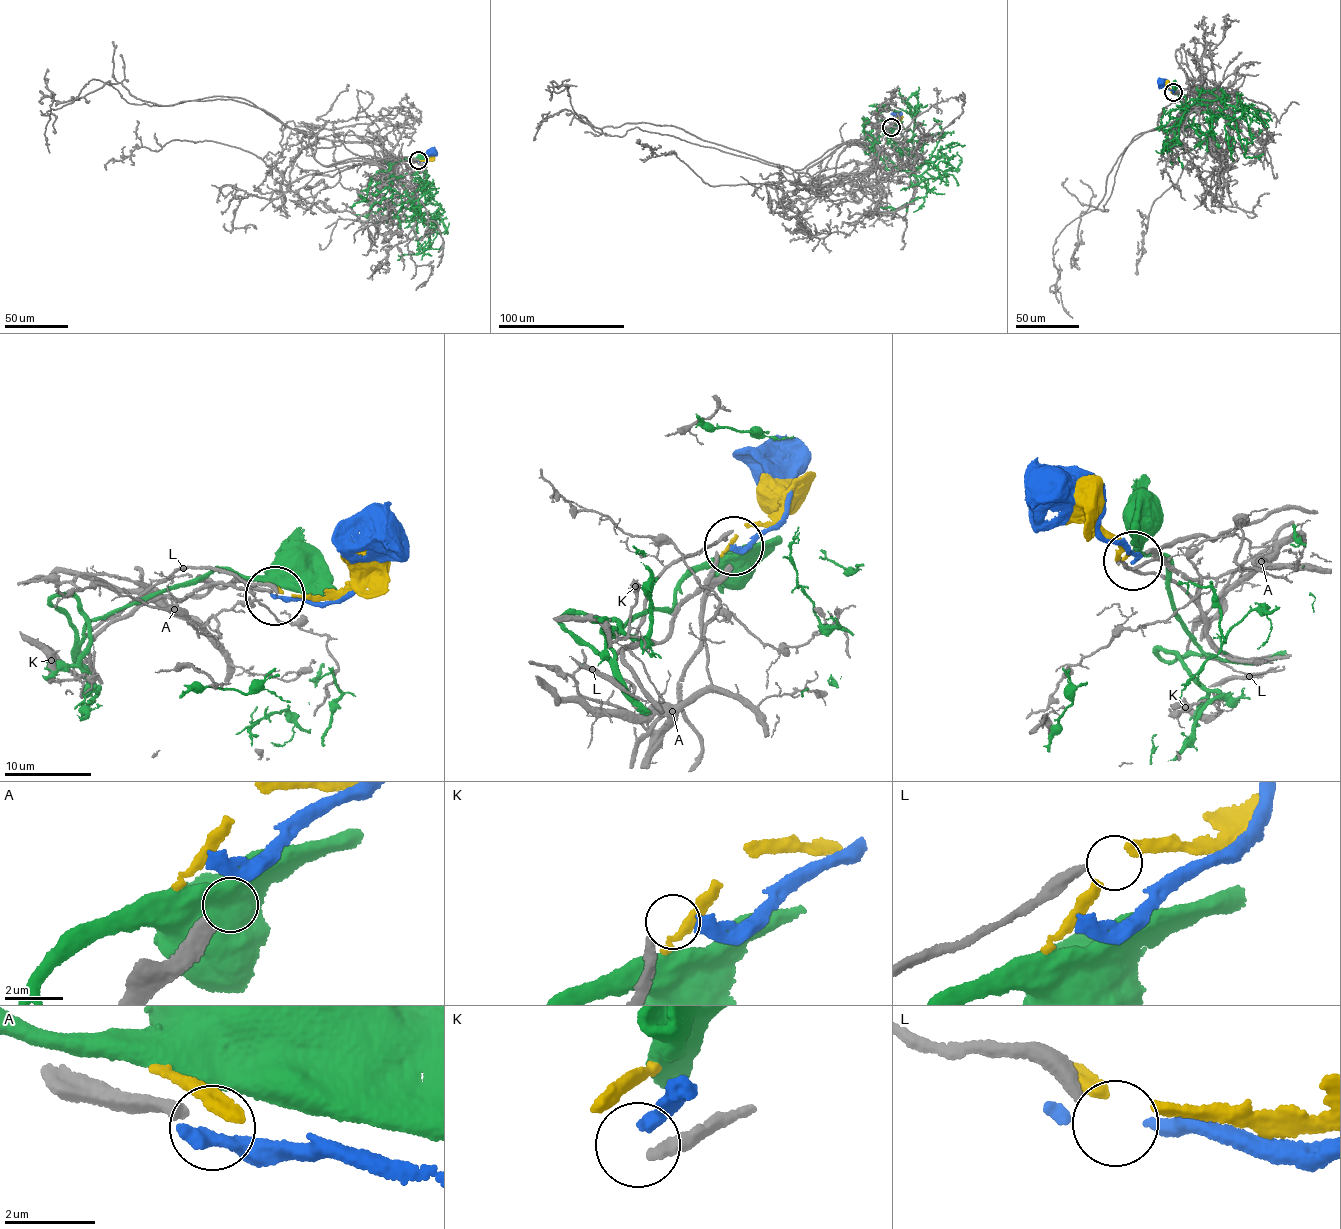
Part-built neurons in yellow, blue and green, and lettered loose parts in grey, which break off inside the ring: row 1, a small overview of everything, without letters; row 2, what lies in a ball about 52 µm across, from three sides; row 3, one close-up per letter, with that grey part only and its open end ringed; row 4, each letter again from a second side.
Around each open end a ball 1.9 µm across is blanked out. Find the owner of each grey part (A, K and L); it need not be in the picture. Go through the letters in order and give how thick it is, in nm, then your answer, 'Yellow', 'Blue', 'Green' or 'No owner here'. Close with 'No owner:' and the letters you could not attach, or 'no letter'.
A: Thickness 400 nm. No owner here
K: Thickness 280 nm. Blue
L: Thickness 320 nm. No owner here
No owner: A, L

